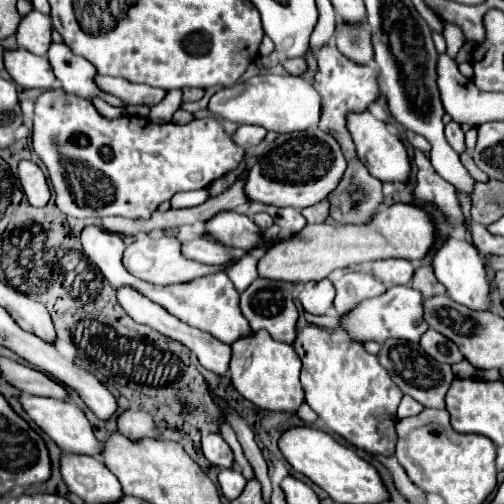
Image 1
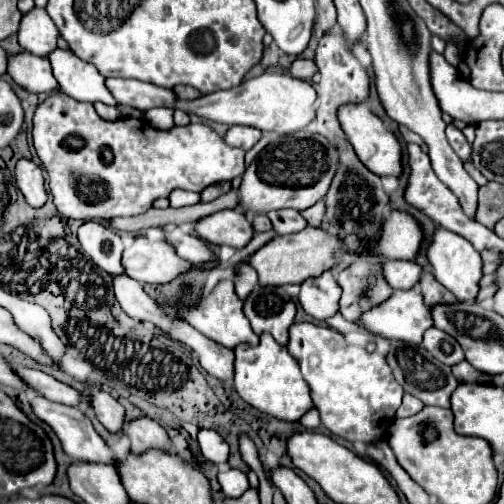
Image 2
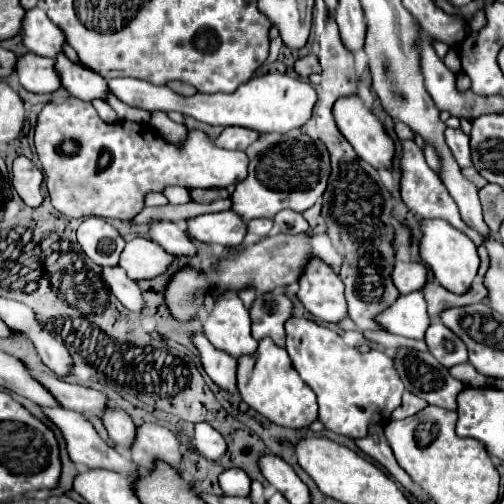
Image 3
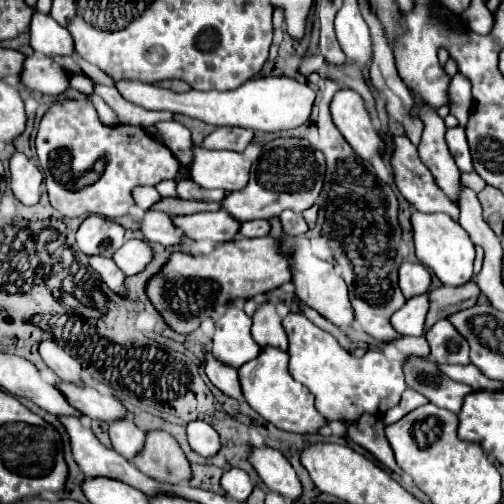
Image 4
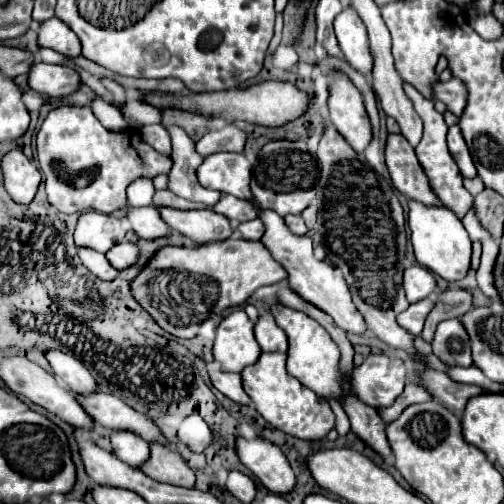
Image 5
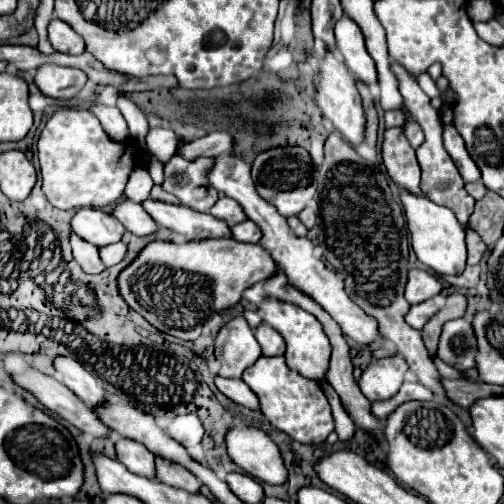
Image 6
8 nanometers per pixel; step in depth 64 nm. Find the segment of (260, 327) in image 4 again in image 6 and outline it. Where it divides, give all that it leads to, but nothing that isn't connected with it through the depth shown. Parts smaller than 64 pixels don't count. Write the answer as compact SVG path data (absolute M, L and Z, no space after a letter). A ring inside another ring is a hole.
M260 324L260 326L254 330L254 336L256 336L256 340L258 340L264 356L280 356L280 354L284 354L286 346L284 346L282 336L280 336L276 330L272 330L270 326Z

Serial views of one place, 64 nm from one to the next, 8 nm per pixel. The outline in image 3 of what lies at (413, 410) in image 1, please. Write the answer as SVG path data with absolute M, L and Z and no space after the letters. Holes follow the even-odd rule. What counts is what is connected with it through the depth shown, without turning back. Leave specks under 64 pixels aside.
M404 392L402 396L402 404L392 412L390 420L402 420L408 416L414 416L418 410L422 410L424 406L428 406L426 400L420 400L420 396L412 394L412 392Z

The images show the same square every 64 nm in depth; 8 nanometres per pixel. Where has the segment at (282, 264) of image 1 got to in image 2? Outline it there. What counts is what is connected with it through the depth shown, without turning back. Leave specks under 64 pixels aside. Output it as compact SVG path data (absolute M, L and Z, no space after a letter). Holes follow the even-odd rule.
M394 210L390 218L384 220L380 238L374 248L382 258L414 260L422 241L423 233L418 222L410 214ZM310 226L290 236L272 238L244 262L258 272L260 286L284 286L284 284L302 284L306 278L320 276L324 270L330 270L336 252L358 252L358 250L362 250L358 236L348 236L346 244L340 244L338 236L330 236L324 230Z

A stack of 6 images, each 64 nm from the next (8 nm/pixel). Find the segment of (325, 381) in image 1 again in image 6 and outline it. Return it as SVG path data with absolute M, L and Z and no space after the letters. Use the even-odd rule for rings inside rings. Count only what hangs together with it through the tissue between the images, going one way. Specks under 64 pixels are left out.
M264 298L258 304L258 312L262 314L262 322L280 332L280 336L286 342L286 364L294 370L298 370L302 376L308 376L316 382L322 382L328 370L330 360L330 342L322 330L322 324L316 320L316 316L304 312L302 308L296 308L294 304L276 300L276 298ZM398 354L380 358L378 362L370 364L364 370L364 374L360 378L360 390L370 402L388 400L402 386L406 370L408 370L408 366L406 366L404 358Z

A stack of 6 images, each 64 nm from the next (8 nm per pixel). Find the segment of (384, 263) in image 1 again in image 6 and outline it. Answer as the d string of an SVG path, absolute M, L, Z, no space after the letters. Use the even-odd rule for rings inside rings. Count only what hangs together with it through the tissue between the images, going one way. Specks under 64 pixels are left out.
M412 270L408 274L408 284L406 284L406 300L408 304L420 304L436 294L440 294L442 290L442 284L436 276L432 276L430 272L426 270Z

